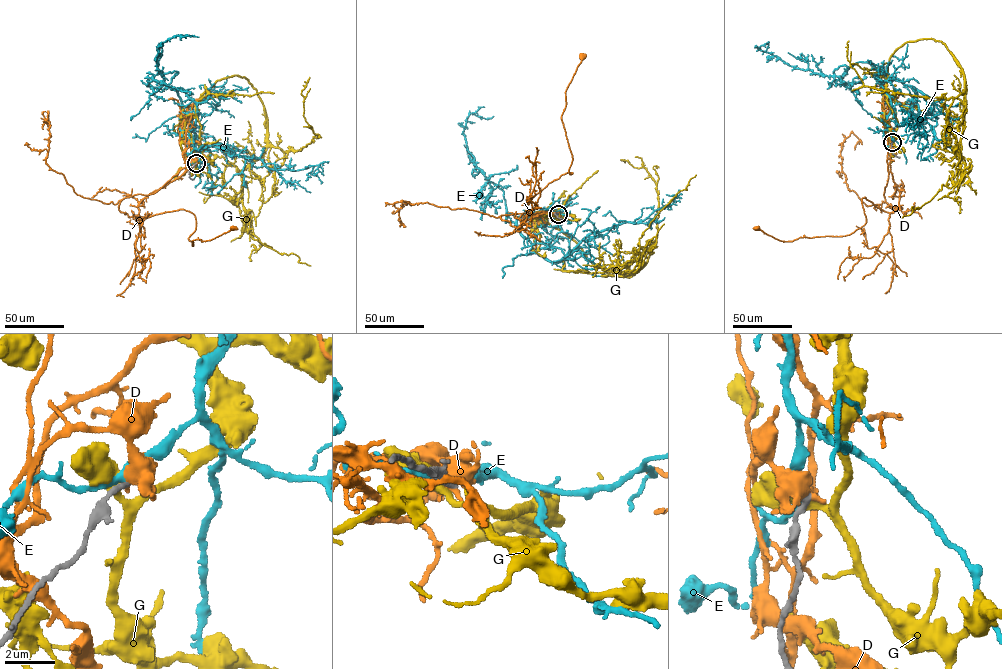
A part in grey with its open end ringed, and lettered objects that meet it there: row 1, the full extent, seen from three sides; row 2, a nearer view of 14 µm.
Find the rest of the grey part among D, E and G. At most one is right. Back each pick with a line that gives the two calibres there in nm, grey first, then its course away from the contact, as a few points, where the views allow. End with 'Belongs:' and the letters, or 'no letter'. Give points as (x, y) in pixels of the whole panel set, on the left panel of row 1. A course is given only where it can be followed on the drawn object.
Belongs: no letter

